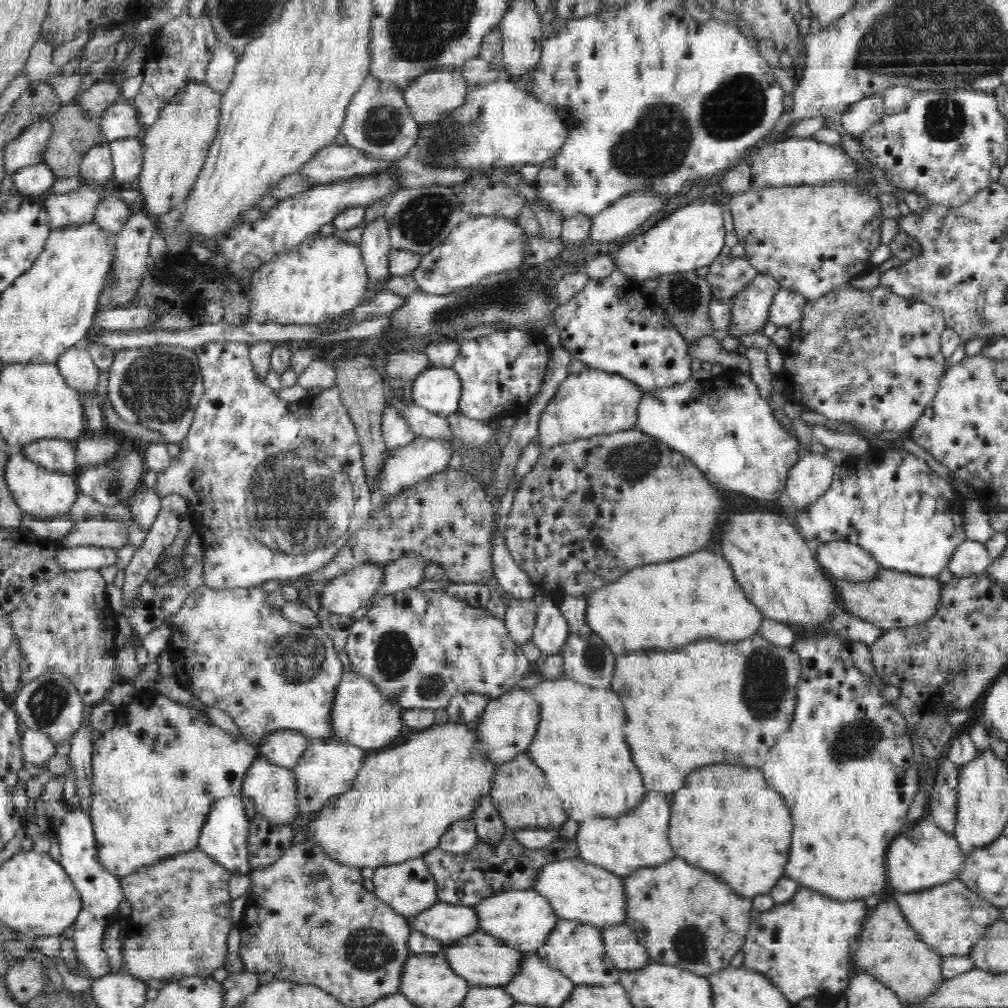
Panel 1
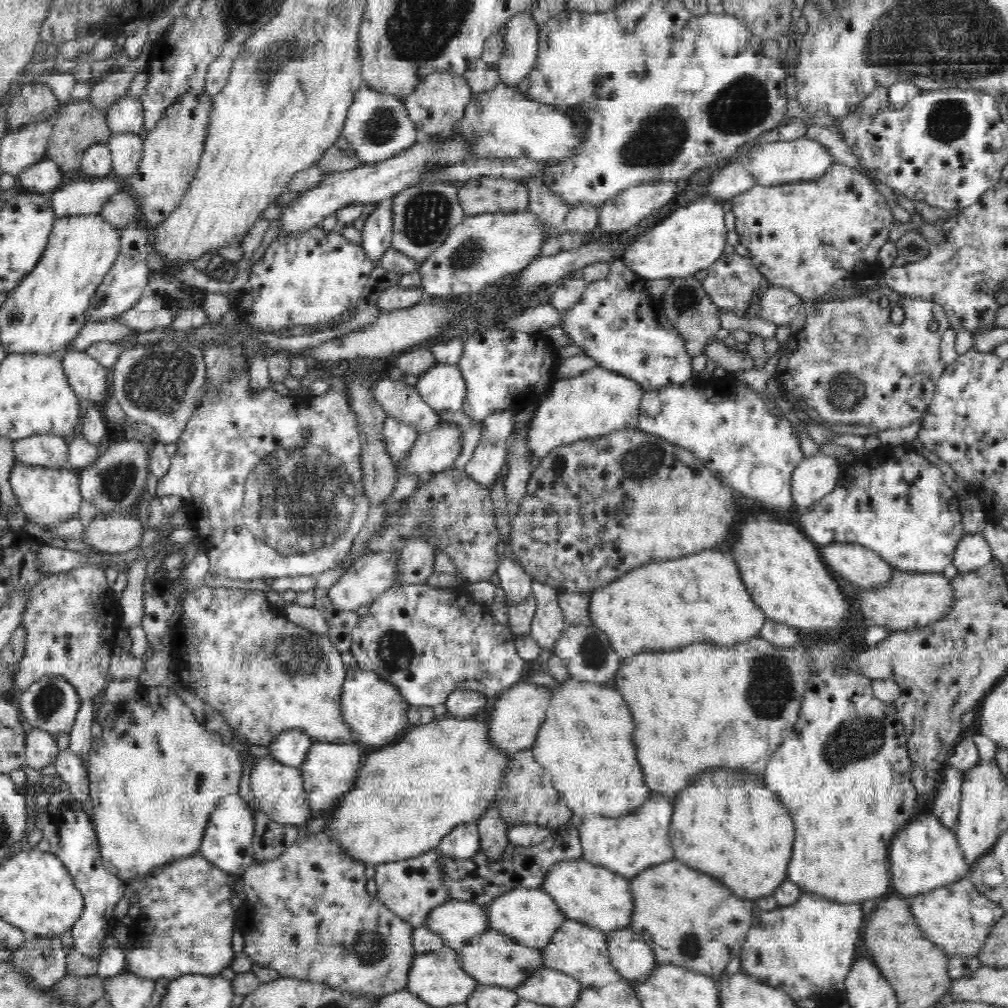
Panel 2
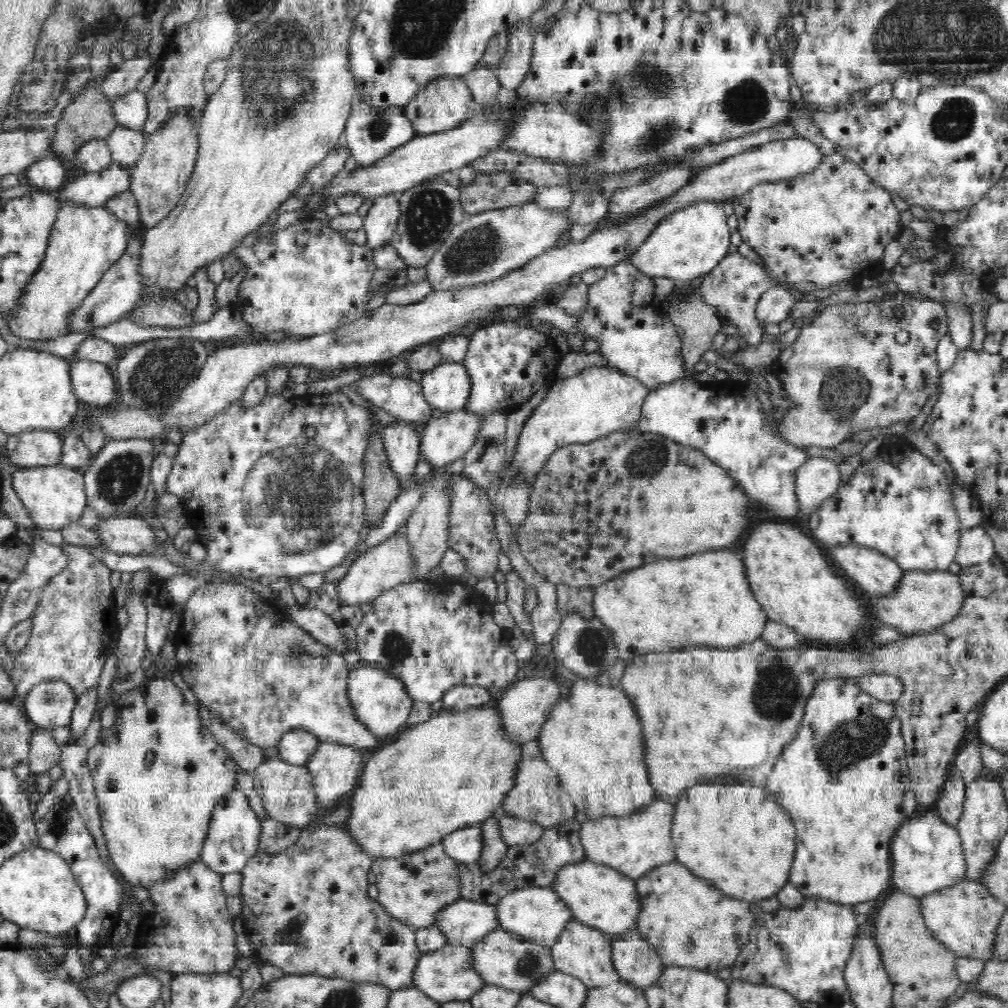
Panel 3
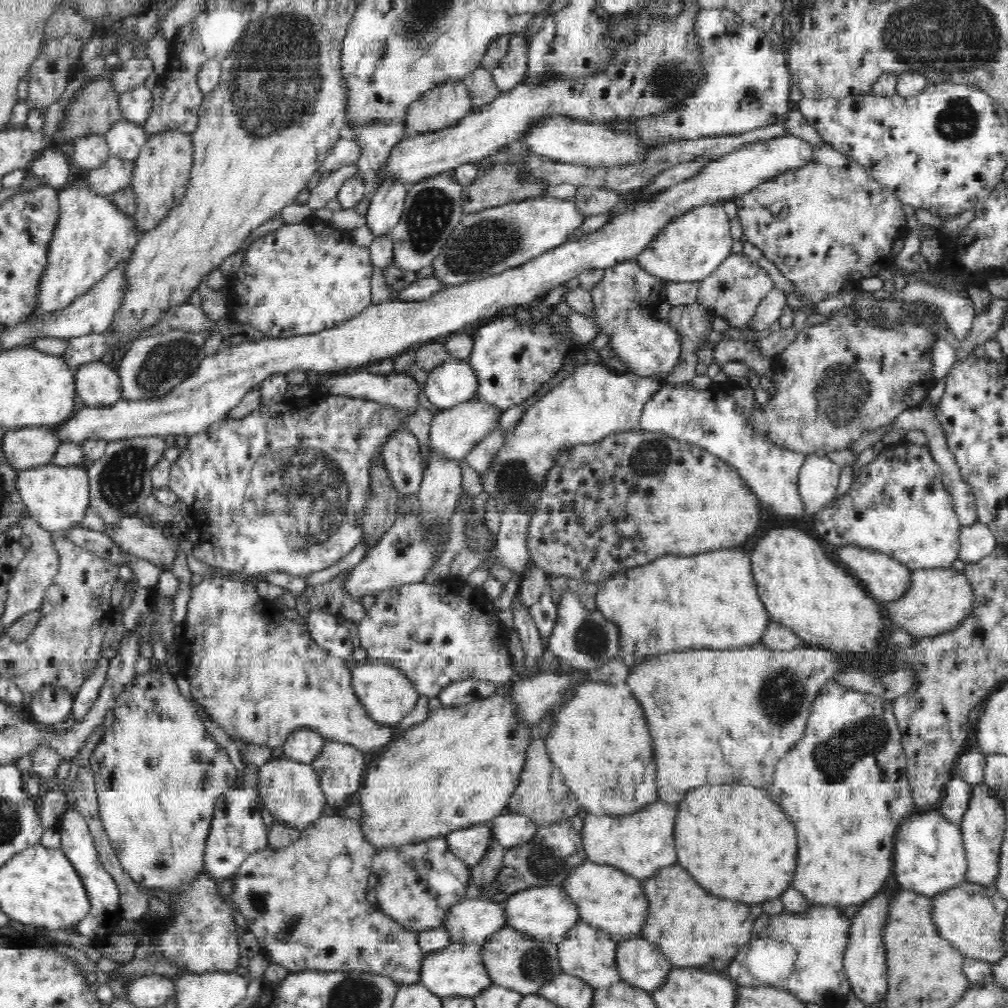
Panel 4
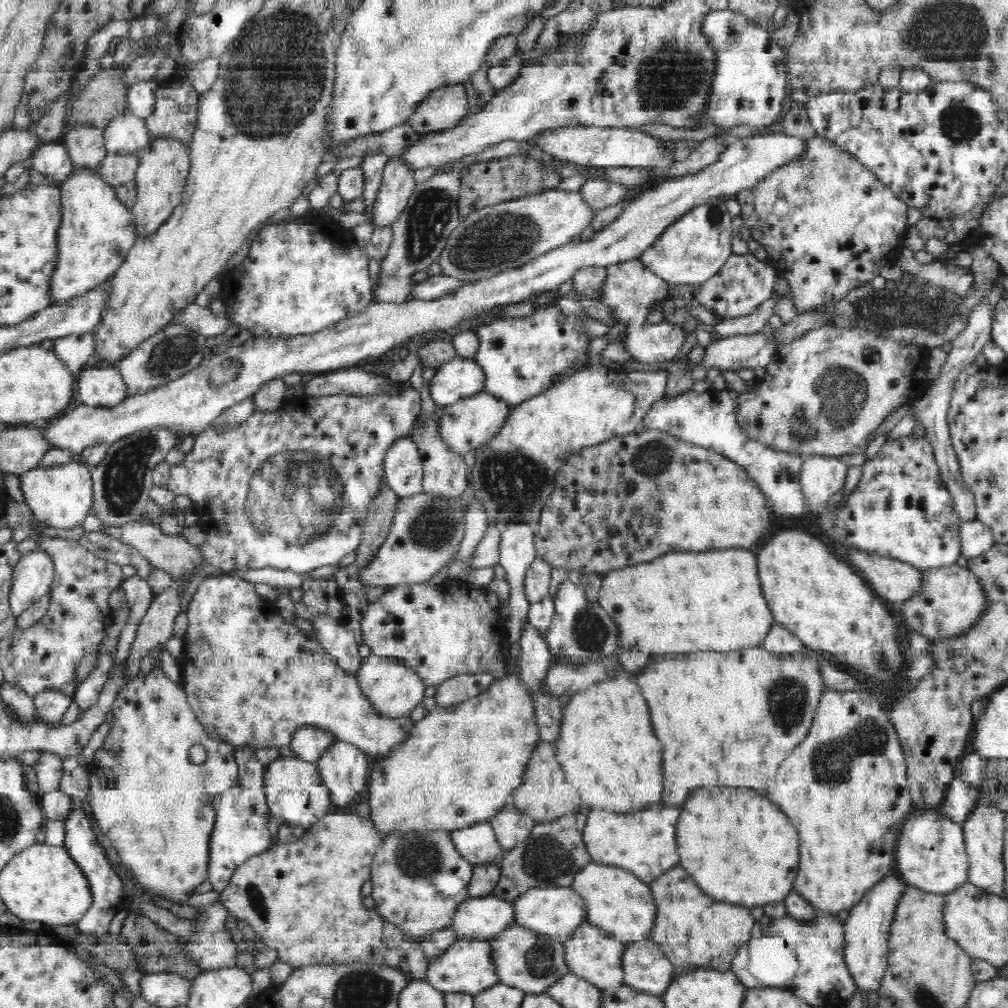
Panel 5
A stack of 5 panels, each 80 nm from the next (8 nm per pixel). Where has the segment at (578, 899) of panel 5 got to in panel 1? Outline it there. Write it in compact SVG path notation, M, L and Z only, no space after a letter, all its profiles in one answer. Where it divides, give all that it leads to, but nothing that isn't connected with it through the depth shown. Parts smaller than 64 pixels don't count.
M534 889L511 890L506 893L493 894L474 906L478 911L479 930L499 938L516 950L536 952L547 940L560 918L544 895Z

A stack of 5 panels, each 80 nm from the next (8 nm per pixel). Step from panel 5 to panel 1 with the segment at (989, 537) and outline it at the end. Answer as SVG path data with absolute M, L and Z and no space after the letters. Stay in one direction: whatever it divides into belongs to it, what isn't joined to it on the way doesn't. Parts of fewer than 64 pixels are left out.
M966 538L957 546L947 566L953 576L969 576L985 572L992 561L984 543Z

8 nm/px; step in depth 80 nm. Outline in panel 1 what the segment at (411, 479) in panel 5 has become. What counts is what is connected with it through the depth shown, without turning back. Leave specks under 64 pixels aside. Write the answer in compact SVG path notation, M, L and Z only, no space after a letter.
M386 403L382 415L383 439L387 449L394 450L410 444L414 440L415 432L411 429L410 423L404 415L394 407Z

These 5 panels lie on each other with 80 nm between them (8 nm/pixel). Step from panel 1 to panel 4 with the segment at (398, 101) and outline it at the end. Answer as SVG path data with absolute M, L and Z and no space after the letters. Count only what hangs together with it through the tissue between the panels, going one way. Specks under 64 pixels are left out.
M404 120L396 121L393 124L378 122L369 124L364 129L350 129L346 134L358 142L358 147L360 147L360 156L356 163L359 169L358 176L367 186L367 197L371 197L383 182L383 170L386 169L391 151L408 138L407 124Z

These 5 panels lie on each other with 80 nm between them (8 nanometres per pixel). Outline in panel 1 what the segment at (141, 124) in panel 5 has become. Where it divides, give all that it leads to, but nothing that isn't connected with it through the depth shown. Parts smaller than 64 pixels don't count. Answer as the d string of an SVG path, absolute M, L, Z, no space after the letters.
M140 138L117 139L109 143L113 161L114 178L122 183L132 183L142 170L143 147Z

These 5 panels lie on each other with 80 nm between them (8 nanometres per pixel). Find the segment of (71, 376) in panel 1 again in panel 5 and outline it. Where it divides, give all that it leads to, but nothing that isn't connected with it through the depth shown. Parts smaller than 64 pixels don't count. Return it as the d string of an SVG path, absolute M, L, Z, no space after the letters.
M92 363L76 377L78 398L83 405L112 408L128 398L126 383L115 366Z

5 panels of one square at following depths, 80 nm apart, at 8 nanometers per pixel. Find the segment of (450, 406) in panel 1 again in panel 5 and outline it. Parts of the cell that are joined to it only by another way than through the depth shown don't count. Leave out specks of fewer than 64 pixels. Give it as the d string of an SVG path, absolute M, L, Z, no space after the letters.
M454 357L439 366L429 382L436 406L443 408L483 390L484 371L473 358Z

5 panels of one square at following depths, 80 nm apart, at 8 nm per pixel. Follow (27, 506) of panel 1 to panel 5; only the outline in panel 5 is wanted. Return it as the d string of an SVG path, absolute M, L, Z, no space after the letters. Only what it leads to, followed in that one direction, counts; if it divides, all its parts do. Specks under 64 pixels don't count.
M79 458L68 464L38 466L19 476L25 503L30 507L33 520L48 528L74 528L82 524L93 505L93 482L91 469Z

